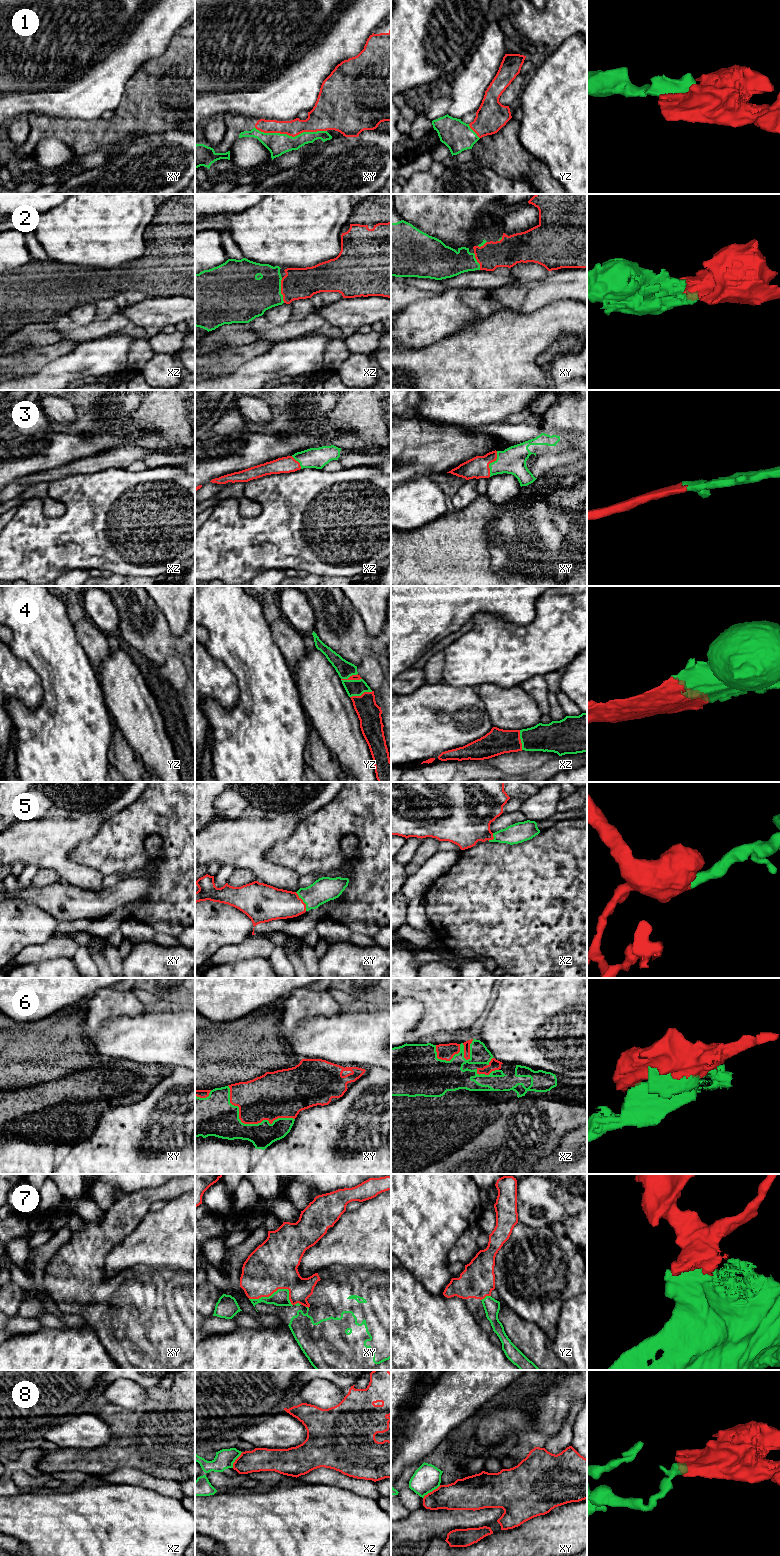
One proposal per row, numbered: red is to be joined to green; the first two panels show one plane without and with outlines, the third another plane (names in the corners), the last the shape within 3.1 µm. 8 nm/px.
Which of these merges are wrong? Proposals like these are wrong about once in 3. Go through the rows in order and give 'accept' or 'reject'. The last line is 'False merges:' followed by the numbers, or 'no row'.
1: accept
2: accept
3: accept
4: accept
5: accept
6: accept
7: accept
8: reject
False merges: 8

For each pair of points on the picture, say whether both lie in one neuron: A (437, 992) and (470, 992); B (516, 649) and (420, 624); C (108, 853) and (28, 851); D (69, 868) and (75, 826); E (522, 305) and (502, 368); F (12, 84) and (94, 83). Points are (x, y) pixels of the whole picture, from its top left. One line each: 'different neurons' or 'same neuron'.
A: same neuron
B: different neurons
C: different neurons
D: same neuron
E: different neurons
F: different neurons

